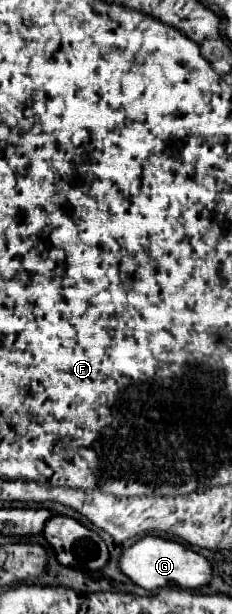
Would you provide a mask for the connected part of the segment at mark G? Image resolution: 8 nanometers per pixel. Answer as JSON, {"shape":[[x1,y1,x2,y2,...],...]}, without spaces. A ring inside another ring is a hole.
{"shape":[[145,536,137,540,131,548,127,548,119,560,119,568,125,576,129,576,137,586,153,592,159,588,183,588,183,590,195,590,211,582,213,568,207,558,201,554,157,536]]}

